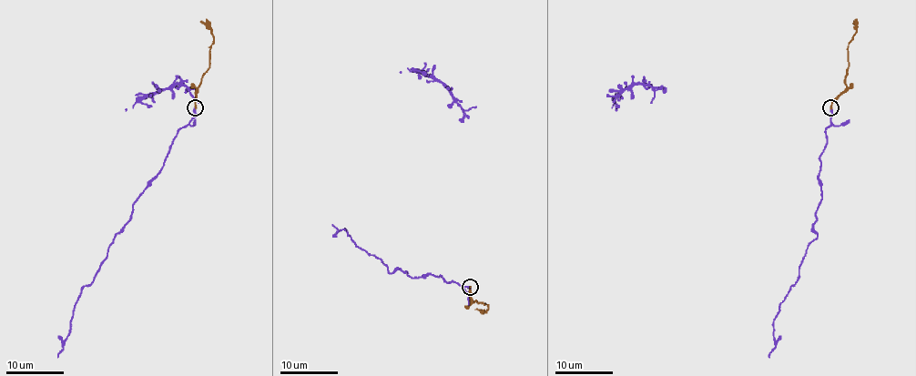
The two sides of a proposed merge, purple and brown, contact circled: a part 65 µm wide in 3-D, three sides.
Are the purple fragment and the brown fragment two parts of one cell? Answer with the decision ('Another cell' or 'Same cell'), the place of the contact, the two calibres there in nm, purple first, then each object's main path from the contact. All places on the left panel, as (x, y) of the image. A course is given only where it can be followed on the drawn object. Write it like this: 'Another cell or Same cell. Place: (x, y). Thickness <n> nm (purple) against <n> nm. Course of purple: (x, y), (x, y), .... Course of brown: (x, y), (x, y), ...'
Same cell. Place: (195, 107). Thickness 320 nm (purple) against 190 nm. Course of purple: (196, 108), (94, 279), (82, 288), (57, 358). Course of brown: (196, 106), (196, 91), (208, 67), (213, 42), (211, 30), (199, 21)

